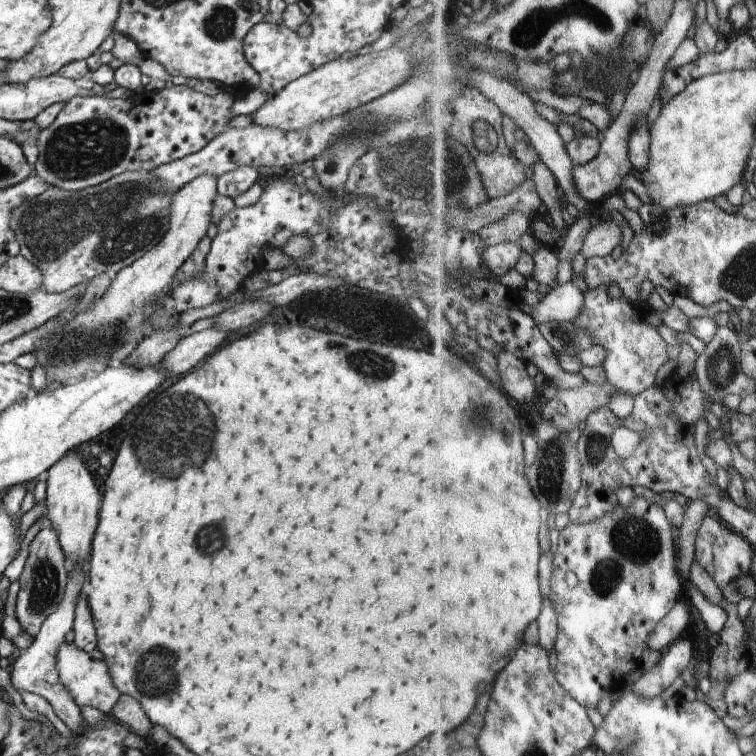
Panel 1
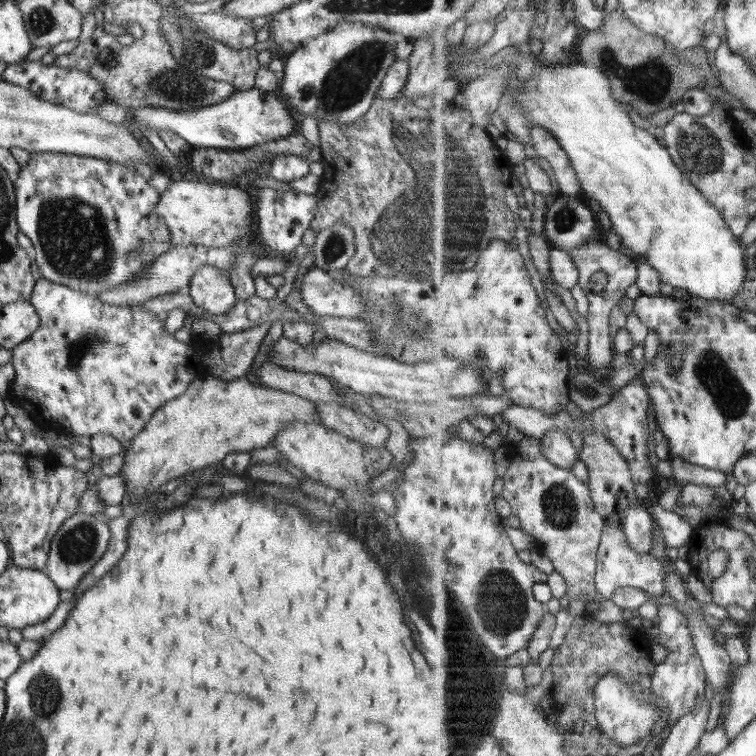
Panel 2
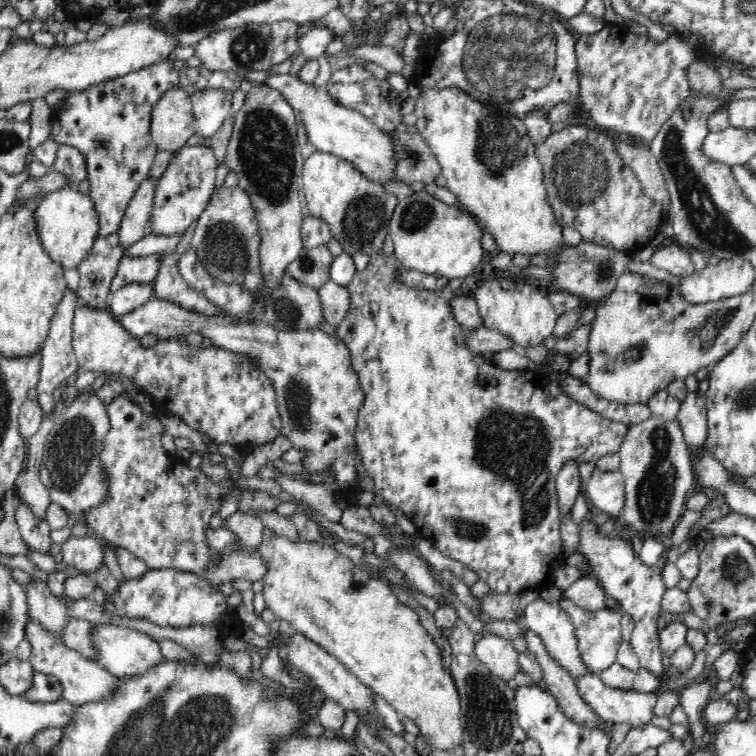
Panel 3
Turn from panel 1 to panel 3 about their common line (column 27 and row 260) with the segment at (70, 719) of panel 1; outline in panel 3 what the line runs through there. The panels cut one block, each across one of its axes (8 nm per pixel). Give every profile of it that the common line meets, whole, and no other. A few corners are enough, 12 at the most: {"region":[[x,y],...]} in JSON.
{"region":[[660,246],[648,261],[678,278],[695,271],[689,247]]}

